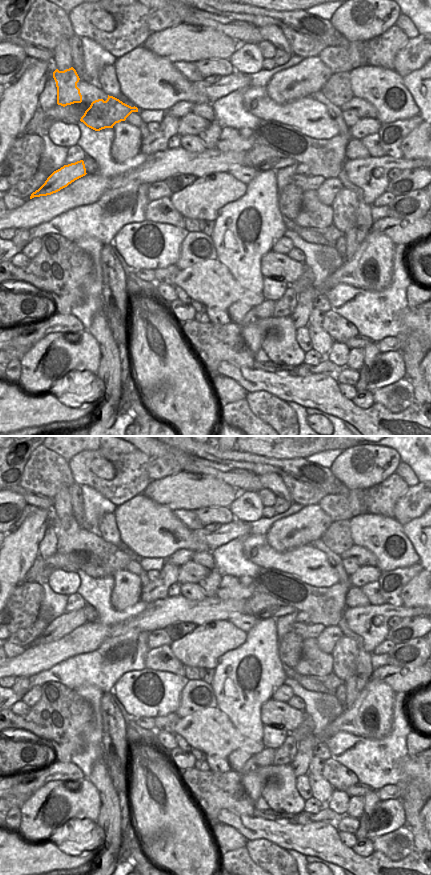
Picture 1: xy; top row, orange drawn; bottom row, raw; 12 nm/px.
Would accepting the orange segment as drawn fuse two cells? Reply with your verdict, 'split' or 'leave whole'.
split

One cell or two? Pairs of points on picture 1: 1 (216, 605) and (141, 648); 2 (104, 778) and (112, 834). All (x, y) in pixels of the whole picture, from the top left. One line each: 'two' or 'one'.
1: two
2: one

